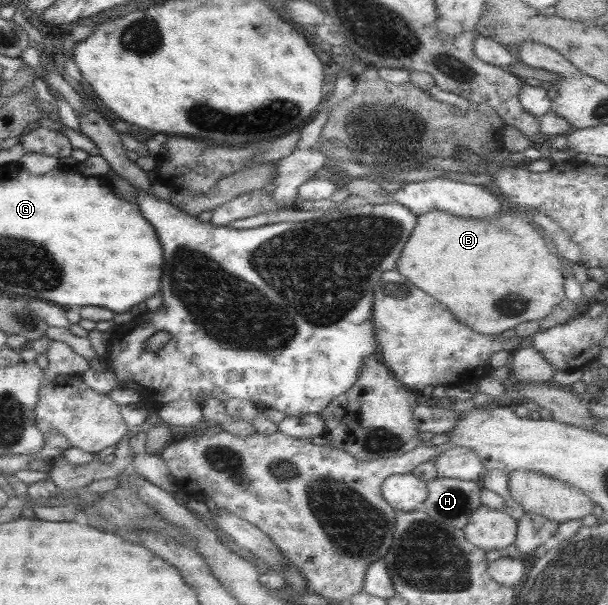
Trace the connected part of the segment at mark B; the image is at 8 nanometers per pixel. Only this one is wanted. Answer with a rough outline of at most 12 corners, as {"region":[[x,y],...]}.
{"region":[[527,211],[420,214],[394,268],[477,334],[565,298]]}

